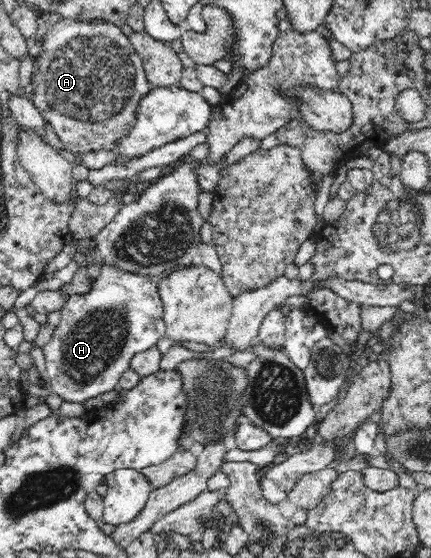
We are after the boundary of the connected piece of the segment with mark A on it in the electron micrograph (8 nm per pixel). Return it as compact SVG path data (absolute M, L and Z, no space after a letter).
M61 18L49 26L49 31L39 41L43 43L43 51L35 58L34 71L38 72L38 78L42 74L42 80L35 84L31 96L34 106L54 128L63 148L73 154L88 150L112 150L114 140L128 134L134 126L134 114L140 98L153 88L130 39L114 23Z

